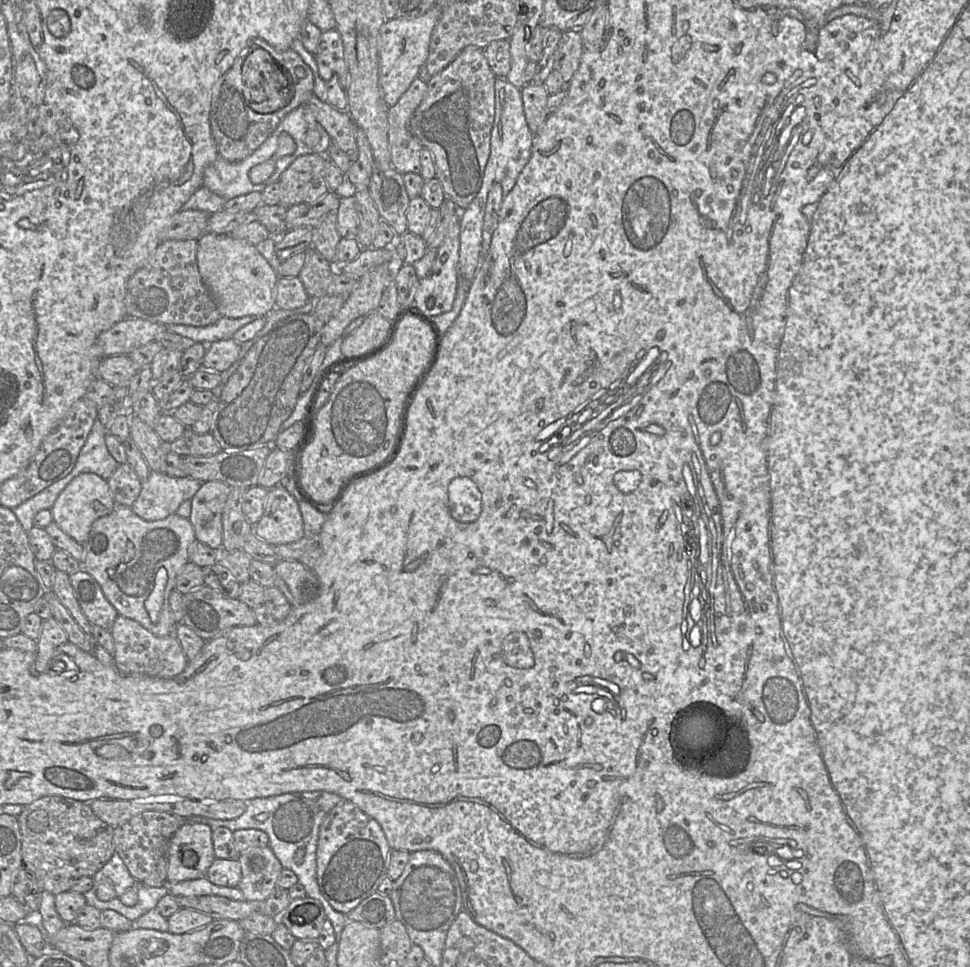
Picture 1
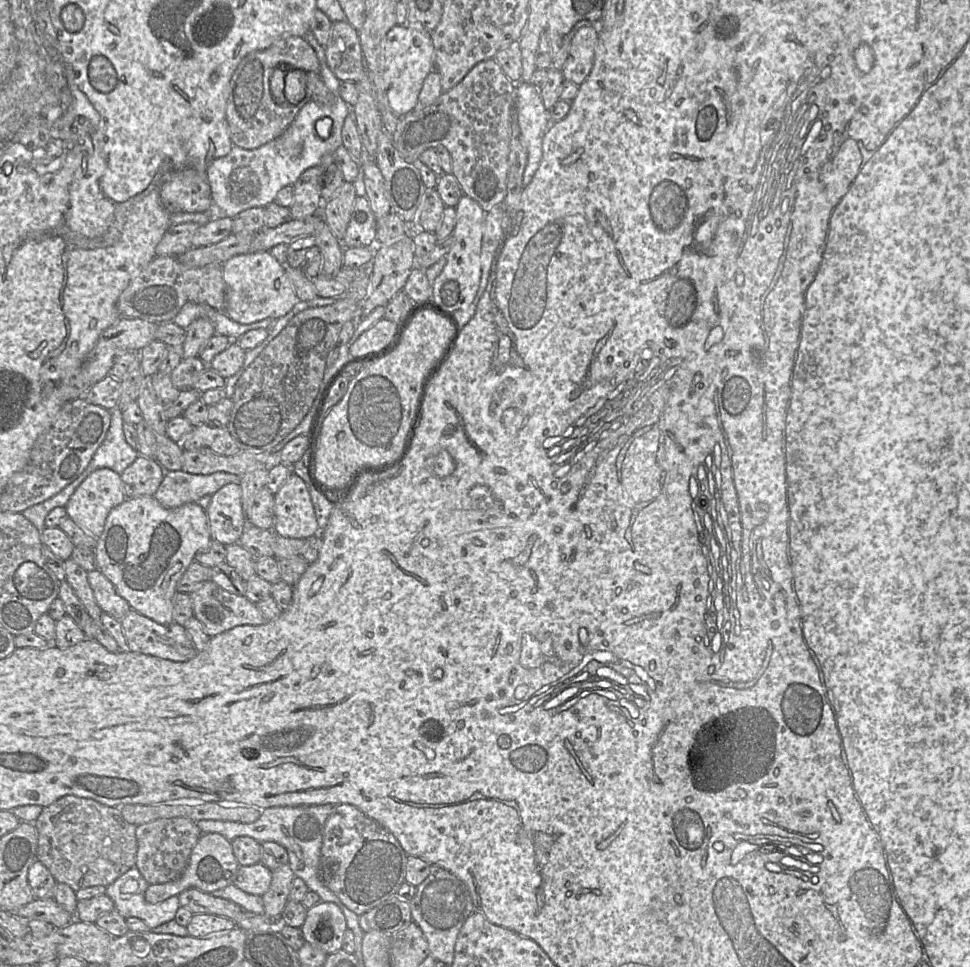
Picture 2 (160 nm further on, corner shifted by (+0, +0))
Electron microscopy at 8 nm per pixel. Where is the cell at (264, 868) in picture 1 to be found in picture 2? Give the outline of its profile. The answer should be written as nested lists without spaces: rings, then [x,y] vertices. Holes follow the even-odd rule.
[[[289,865],[281,866],[272,871],[272,880],[268,891],[261,896],[264,914],[279,918],[289,900],[292,881],[296,877]]]

